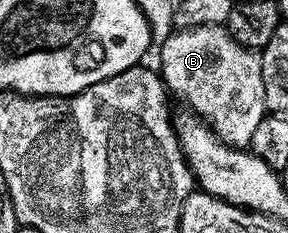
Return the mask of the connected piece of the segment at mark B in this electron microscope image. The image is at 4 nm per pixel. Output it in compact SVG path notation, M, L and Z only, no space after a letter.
M221 24L180 28L160 45L162 83L183 100L185 107L206 121L223 144L245 149L256 126L268 115L264 102L262 57L255 49L240 46Z

